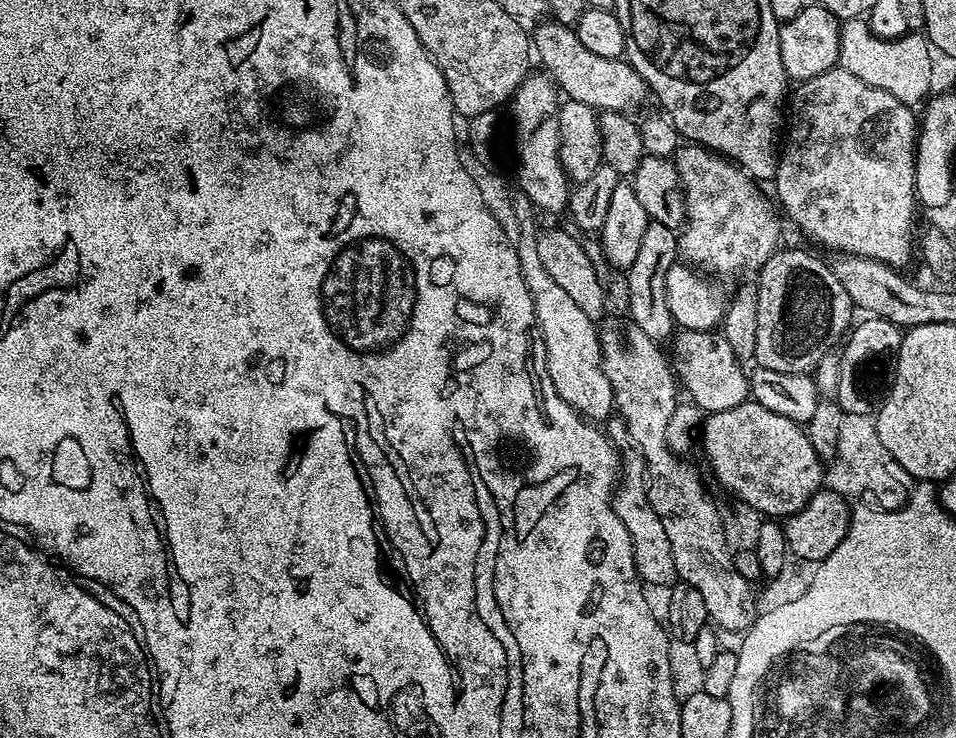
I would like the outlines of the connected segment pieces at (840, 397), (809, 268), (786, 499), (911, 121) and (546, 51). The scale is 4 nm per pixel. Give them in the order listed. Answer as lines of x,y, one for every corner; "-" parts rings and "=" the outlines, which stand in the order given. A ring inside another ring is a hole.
868,316
860,325
858,324
851,329
841,354
841,374
834,399
843,415
873,415
877,411
878,400
872,396
867,396
860,389
860,384
872,384
876,380
876,372
884,372
887,368
889,371
889,357
887,360
886,357
880,355
884,351
888,351
888,354
896,353
900,349
902,339
902,329
894,322
890,322
881,316
=
781,247
758,269
758,276
755,363
782,374
811,373
822,356
845,339
853,323
850,294
842,290
842,282
834,278
827,263
800,248
=
751,398
738,406
730,406
730,410
707,413
703,417
698,440
699,443
704,443
704,454
717,482
736,492
743,507
752,508
764,518
793,516
795,512
802,510
802,506
806,506
806,502
810,502
810,498
825,483
825,461
820,460
815,453
805,429
790,418
782,418
782,414
774,414
774,410
766,410
766,406
757,404
=
841,66
826,70
826,74
818,74
814,78
805,80
795,85
790,96
790,120
792,125
787,125
786,139
782,144
780,153
780,165
776,171
774,187
776,187
775,199
780,199
779,207
785,208
793,222
809,236
816,244
824,248
833,248
833,253
847,254
850,256
861,256
877,260
883,264
889,264
897,270
907,269
907,264
914,256
914,232
912,236
912,215
918,209
918,201
915,192
915,162
916,162
916,139
918,131
918,116
911,107
899,101
894,95
887,93
884,89
862,81
855,77
848,69
=
548,18
535,25
536,33
530,36
534,56
540,59
545,73
554,81
557,89
567,99
586,102
586,106
600,112
631,113
631,108
640,108
650,100
648,83
632,69
627,59
602,58
582,46
575,27
559,24
-
537,27
537,28
536,28
-
565,92
565,93
564,93

